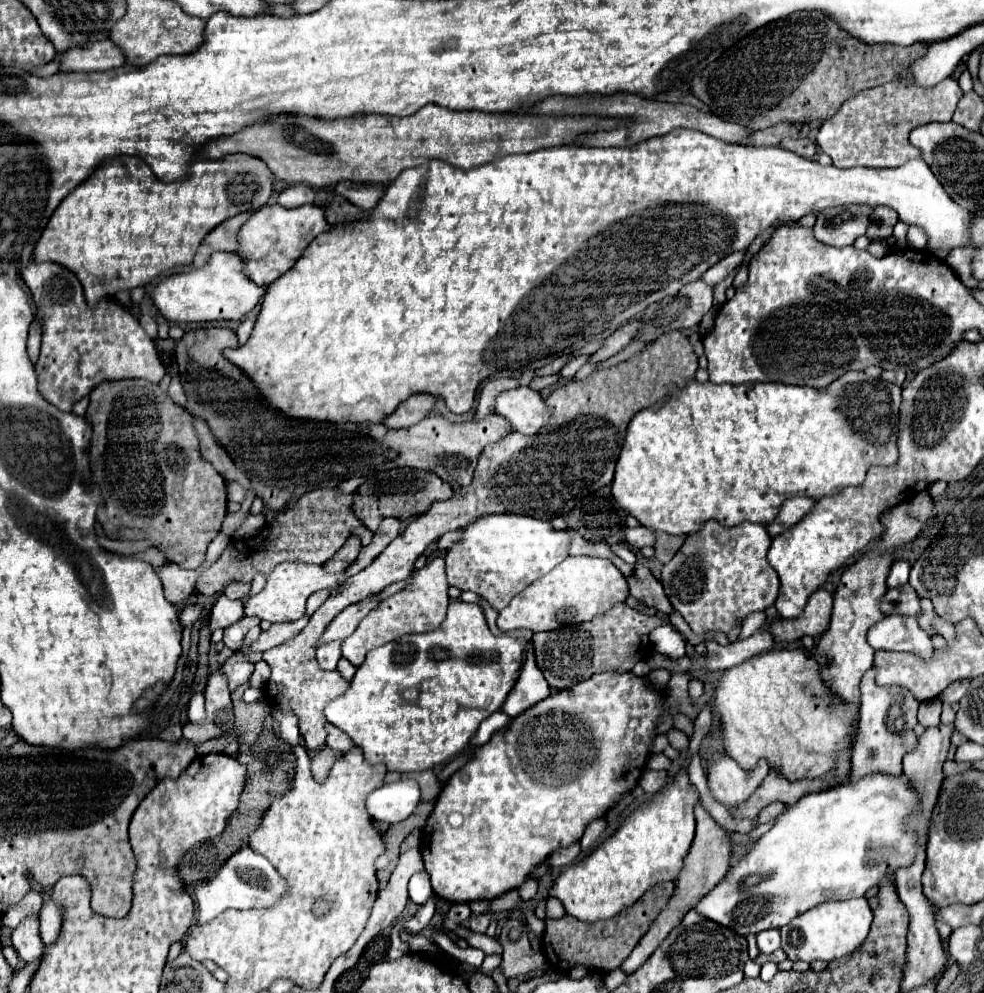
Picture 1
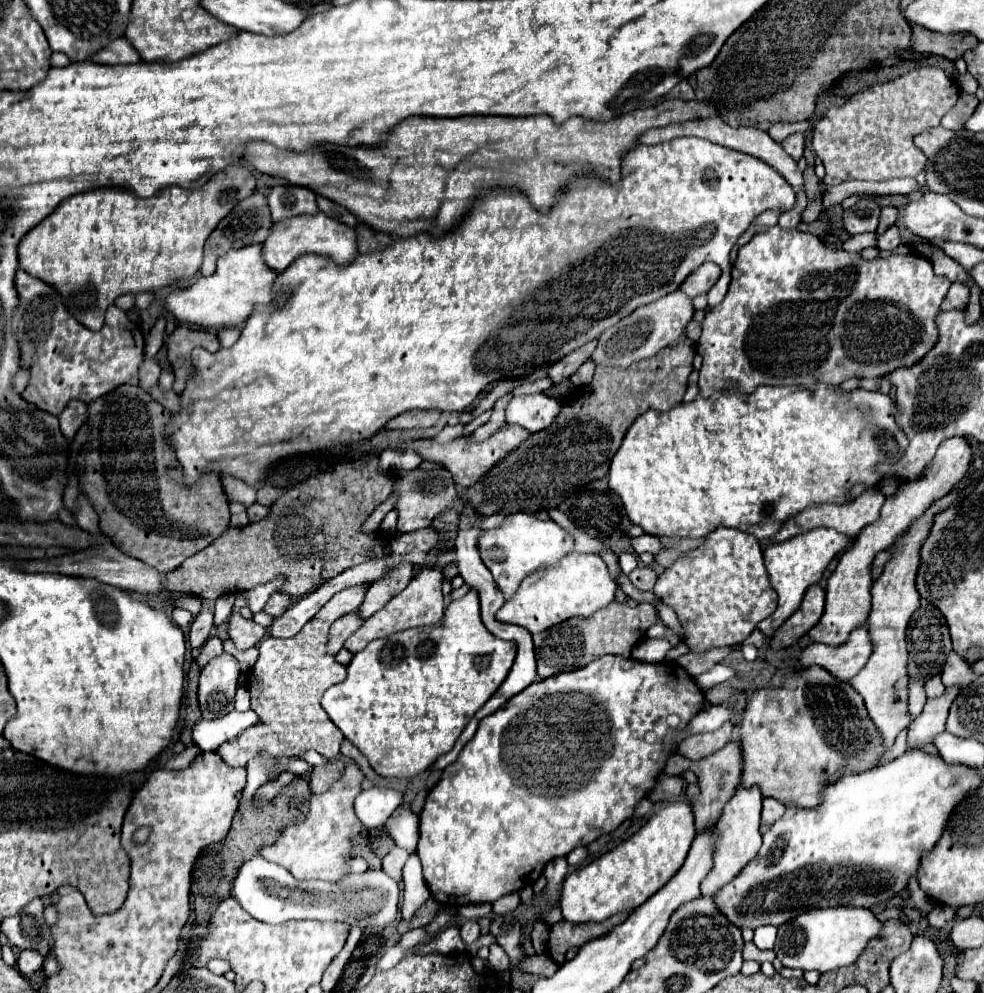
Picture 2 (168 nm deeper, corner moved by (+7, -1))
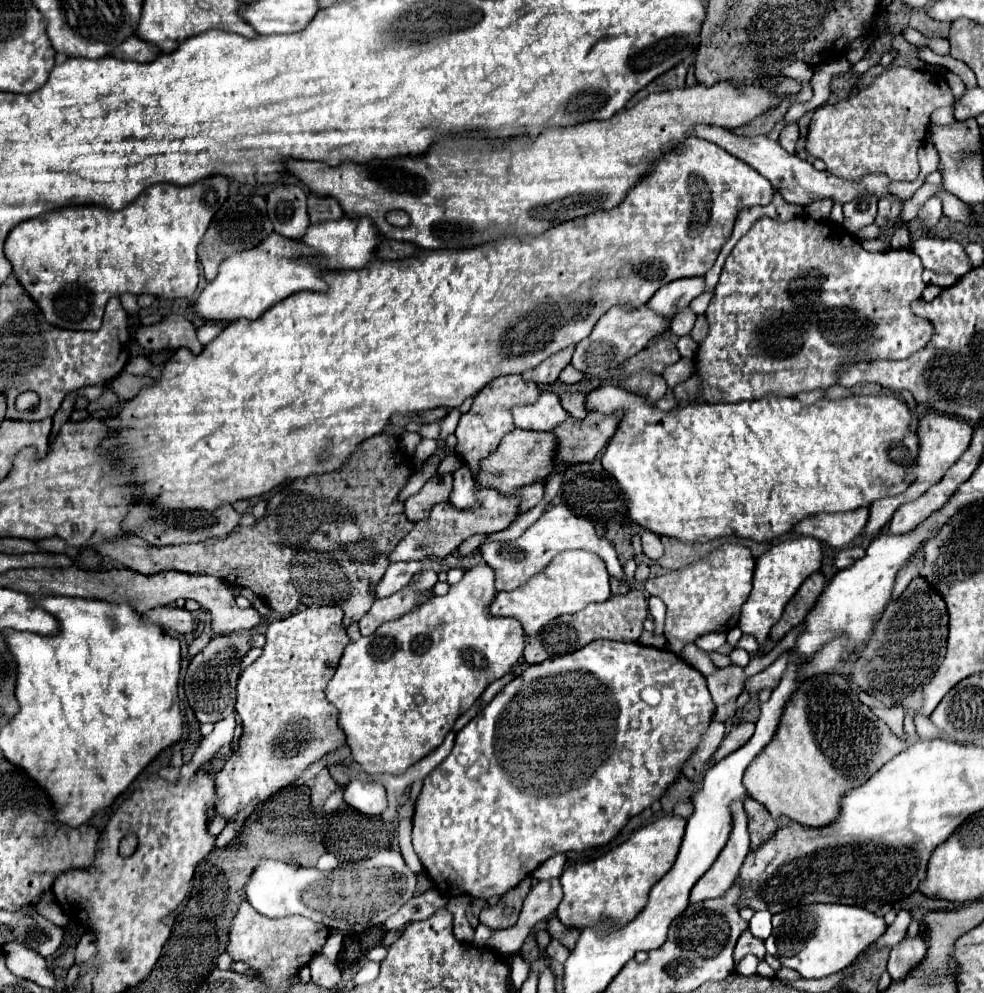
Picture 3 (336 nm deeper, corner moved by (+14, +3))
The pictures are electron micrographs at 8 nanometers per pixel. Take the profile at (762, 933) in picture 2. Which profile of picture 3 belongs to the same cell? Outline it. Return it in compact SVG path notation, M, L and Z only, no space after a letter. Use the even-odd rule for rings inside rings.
M763 910L763 912L755 912L751 922L749 922L749 930L753 936L767 940L771 934L771 912Z

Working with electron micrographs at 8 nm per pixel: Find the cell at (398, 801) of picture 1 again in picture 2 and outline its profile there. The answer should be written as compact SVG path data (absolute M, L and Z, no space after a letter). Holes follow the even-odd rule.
M372 786L370 790L362 790L356 796L354 808L366 828L382 828L396 806L402 804L402 796L404 794L400 790Z

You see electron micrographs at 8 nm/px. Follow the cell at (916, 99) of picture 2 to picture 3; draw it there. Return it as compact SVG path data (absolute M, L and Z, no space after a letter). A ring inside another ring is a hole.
M891 68L849 100L819 106L811 118L805 148L825 162L829 174L845 180L873 172L911 182L919 176L917 150L927 140L931 112L953 102L951 88L941 76L913 68Z

